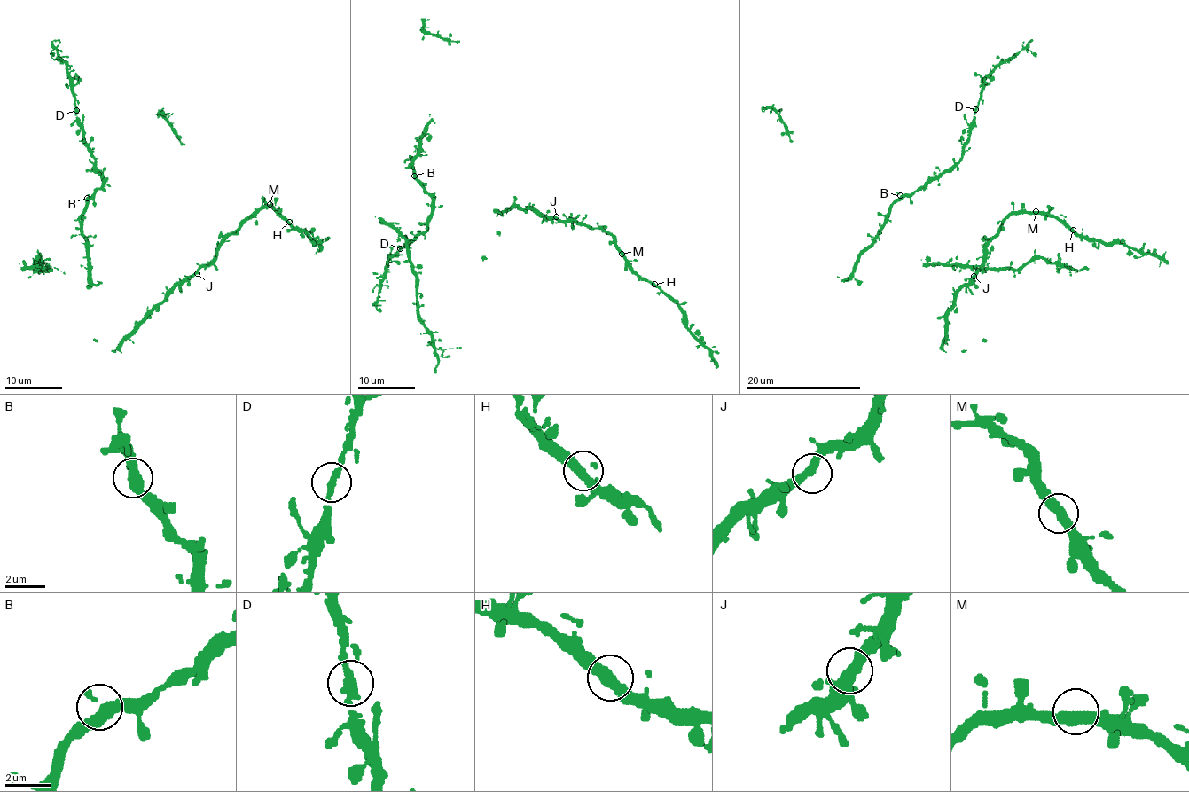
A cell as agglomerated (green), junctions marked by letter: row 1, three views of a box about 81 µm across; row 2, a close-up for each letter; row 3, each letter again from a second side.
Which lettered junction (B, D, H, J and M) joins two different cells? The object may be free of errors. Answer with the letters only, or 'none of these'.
none of these

